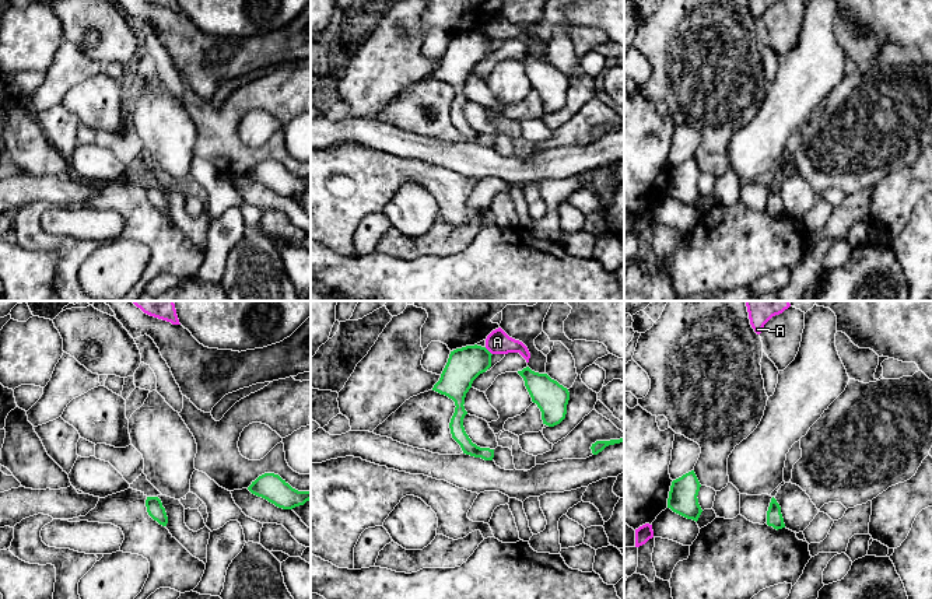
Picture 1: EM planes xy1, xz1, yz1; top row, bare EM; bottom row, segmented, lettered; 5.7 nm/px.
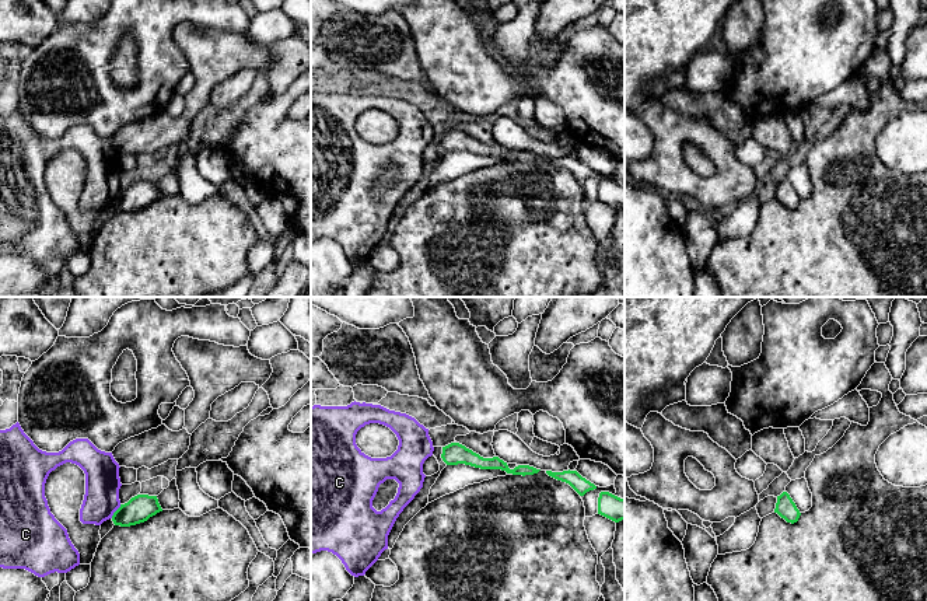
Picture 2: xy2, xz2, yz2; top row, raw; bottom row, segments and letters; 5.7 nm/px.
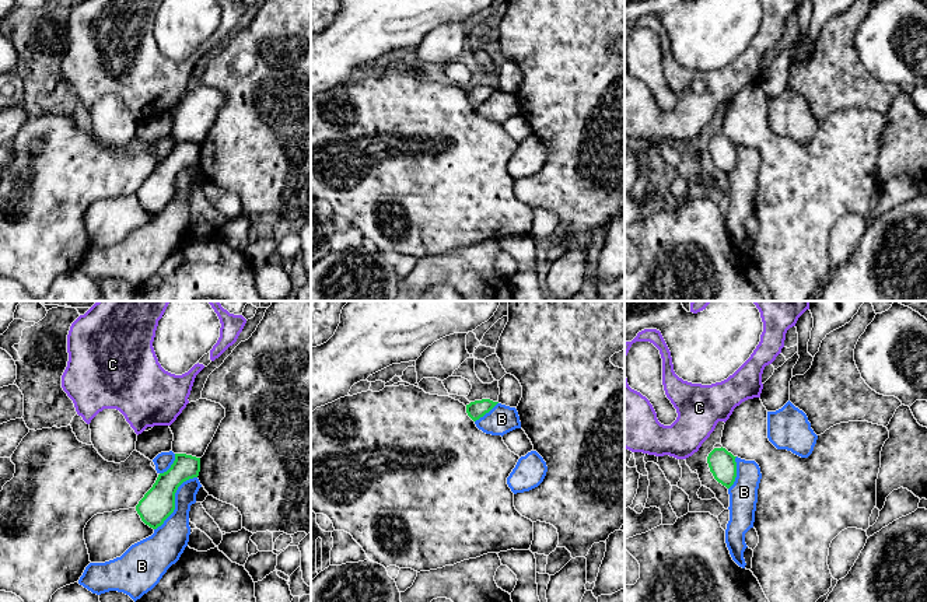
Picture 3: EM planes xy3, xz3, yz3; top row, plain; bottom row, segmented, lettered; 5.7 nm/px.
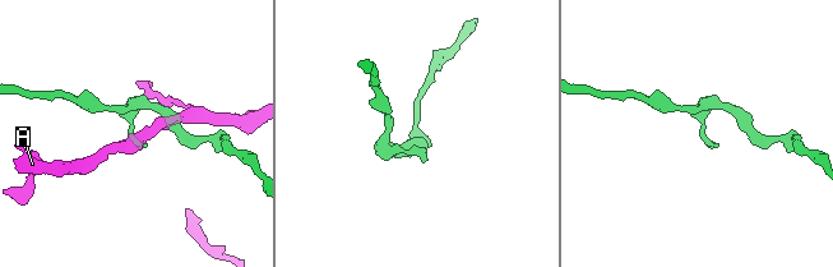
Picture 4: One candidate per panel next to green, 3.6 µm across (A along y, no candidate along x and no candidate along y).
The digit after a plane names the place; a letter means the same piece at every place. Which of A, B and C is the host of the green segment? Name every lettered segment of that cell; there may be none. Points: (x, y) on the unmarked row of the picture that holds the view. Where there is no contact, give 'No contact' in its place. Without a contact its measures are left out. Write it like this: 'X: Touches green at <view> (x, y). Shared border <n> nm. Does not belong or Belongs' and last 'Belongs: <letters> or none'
A: Touches green at xz1 (489, 38). Shared border 60 nm. Does not belong
B: Touches green at xy3 (174, 186). Shared border 400 nm. Does not belong
C: Touches green at xy2 (115, 198). Shared border 100 nm. Does not belong
Belongs: none

